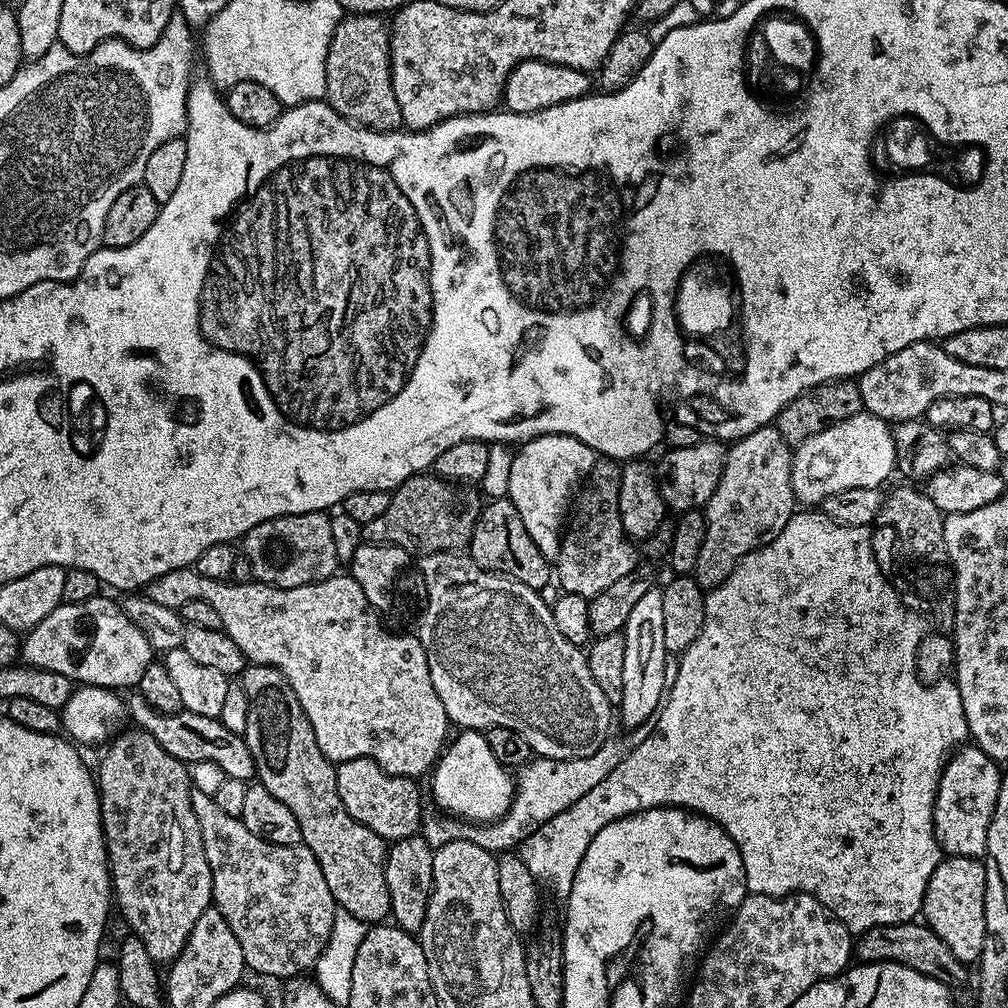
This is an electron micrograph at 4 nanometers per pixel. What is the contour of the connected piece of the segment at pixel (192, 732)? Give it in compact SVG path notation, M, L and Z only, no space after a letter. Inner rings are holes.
M132 694L126 700L126 712L133 720L131 723L149 732L154 738L158 738L158 746L166 750L166 754L174 754L174 758L184 761L185 764L194 762L214 762L222 766L225 777L230 780L251 781L256 775L254 758L246 746L243 736L234 734L234 730L226 730L218 718L202 718L202 714L185 712L183 710L175 714L162 714L155 712L140 695Z

